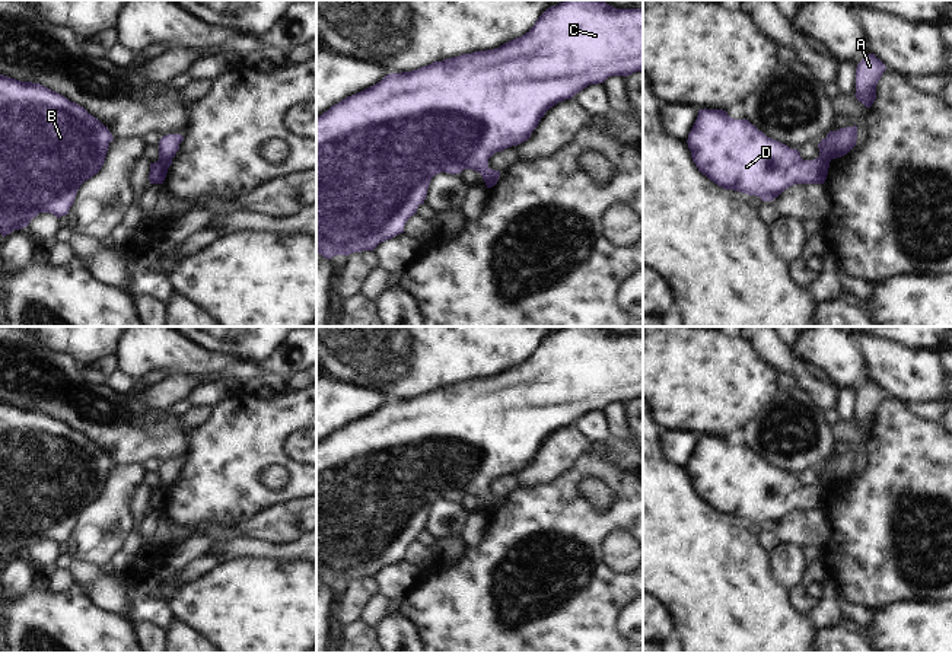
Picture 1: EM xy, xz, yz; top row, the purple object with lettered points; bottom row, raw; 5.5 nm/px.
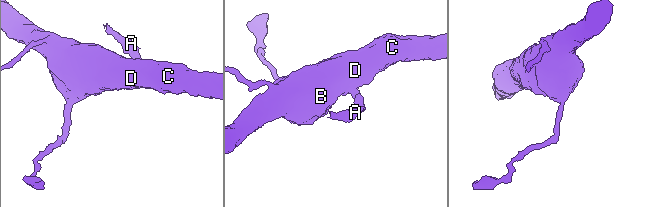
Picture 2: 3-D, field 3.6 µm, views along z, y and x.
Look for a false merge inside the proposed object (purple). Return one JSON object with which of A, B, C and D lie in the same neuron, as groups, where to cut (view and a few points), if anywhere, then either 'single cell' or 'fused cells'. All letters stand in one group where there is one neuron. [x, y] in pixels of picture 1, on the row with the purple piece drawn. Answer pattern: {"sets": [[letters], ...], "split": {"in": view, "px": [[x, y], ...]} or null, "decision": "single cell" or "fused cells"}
{"sets": [["A"], ["B", "C", "D"]], "split": {"in": "xy", "px": [[159, 159], [171, 161]]}, "decision": "fused cells"}

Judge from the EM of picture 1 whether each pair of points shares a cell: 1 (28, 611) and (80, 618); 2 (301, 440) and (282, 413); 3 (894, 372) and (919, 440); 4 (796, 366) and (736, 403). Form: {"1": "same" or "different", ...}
{"1": "same", "2": "different", "3": "different", "4": "different"}

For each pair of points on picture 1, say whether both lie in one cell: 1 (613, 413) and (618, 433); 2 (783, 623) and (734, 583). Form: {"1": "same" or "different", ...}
{"1": "same", "2": "same"}

